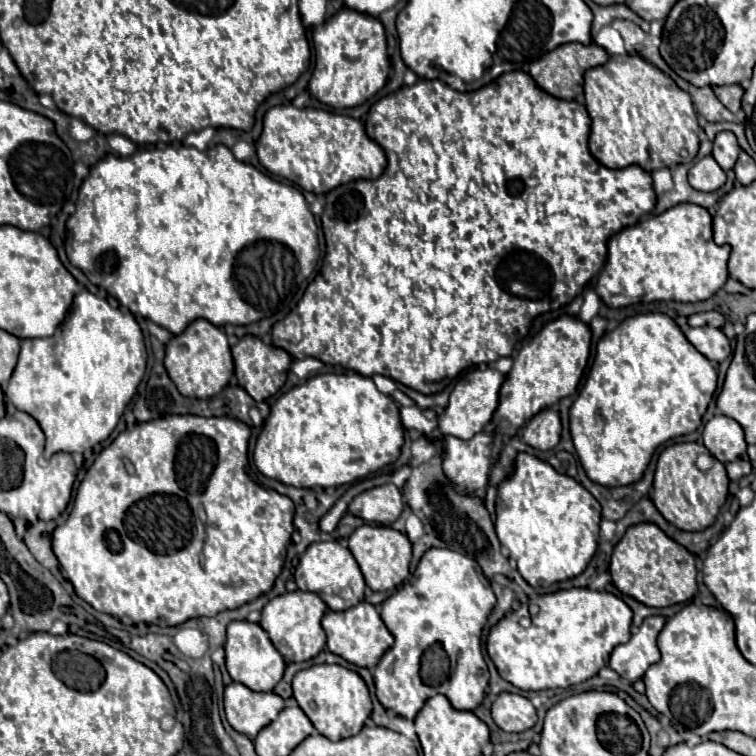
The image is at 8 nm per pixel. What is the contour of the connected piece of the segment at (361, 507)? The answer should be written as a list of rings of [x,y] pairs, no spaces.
[[[384,484],[372,490],[366,490],[358,494],[350,506],[348,512],[374,524],[392,524],[402,514],[402,494],[394,484]]]

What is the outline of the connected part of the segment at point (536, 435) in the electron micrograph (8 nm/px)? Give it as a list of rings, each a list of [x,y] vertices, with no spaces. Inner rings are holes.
[[[546,408],[538,412],[524,428],[522,440],[536,450],[550,450],[560,442],[560,416]]]

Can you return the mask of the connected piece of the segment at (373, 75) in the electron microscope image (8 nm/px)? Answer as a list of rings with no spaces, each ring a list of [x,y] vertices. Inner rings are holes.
[[[342,8],[322,26],[314,28],[312,42],[316,64],[308,90],[322,104],[332,108],[354,108],[372,98],[386,84],[390,64],[386,56],[384,26],[378,18]]]

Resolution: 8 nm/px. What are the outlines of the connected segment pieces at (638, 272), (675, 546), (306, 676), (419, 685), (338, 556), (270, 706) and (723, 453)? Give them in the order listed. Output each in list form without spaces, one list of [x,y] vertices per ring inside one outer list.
[[[678,204],[678,208],[670,208],[670,212],[662,212],[636,226],[624,228],[608,240],[608,260],[594,284],[594,290],[608,308],[624,308],[642,302],[644,298],[646,302],[702,302],[712,298],[726,284],[728,254],[730,246],[718,246],[712,240],[712,216],[708,210],[698,208],[698,204]]]
[[[634,524],[626,530],[622,540],[614,546],[610,560],[610,574],[614,586],[644,606],[664,608],[680,602],[688,602],[698,592],[696,560],[684,546],[668,538],[656,524]]]
[[[318,664],[298,672],[292,688],[298,706],[310,718],[314,728],[328,740],[342,740],[358,734],[372,714],[372,700],[364,680],[356,672],[338,664]]]
[[[430,548],[416,566],[412,578],[382,604],[380,616],[388,632],[394,636],[394,646],[372,670],[380,704],[386,710],[392,710],[394,714],[408,720],[414,720],[416,714],[422,710],[424,702],[436,694],[446,696],[456,710],[478,708],[482,704],[484,688],[488,684],[486,676],[476,676],[480,668],[486,668],[482,654],[482,628],[488,622],[494,604],[496,596],[490,588],[490,582],[474,560],[454,550]]]
[[[334,539],[328,540],[328,542],[314,542],[308,546],[304,556],[300,558],[300,564],[296,566],[294,580],[300,590],[318,594],[328,604],[328,608],[334,612],[342,612],[364,600],[366,590],[364,576],[352,556],[352,552],[344,546],[340,546]]]
[[[232,682],[224,690],[224,712],[228,724],[254,740],[258,732],[272,724],[280,710],[284,708],[284,700],[274,692],[252,692],[244,684]]]
[[[714,416],[704,426],[704,446],[720,462],[732,462],[746,452],[746,440],[742,426],[728,416]]]

